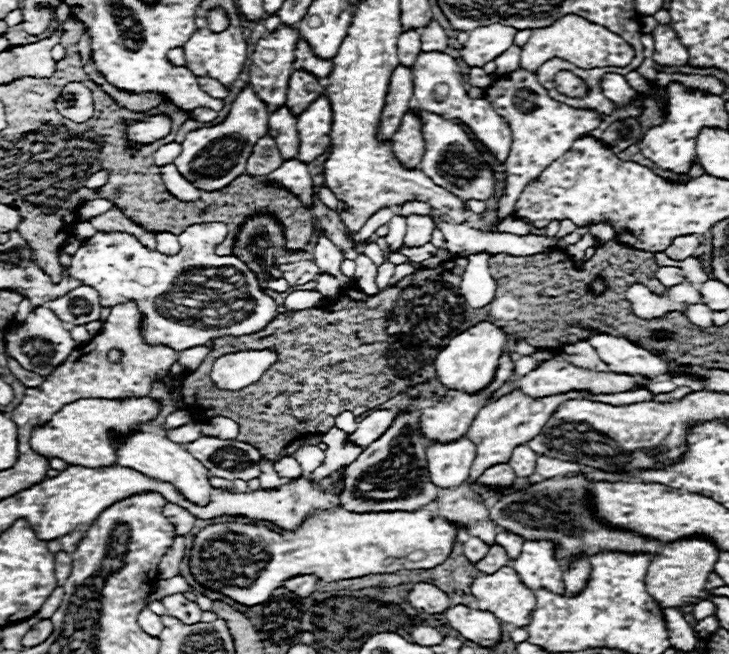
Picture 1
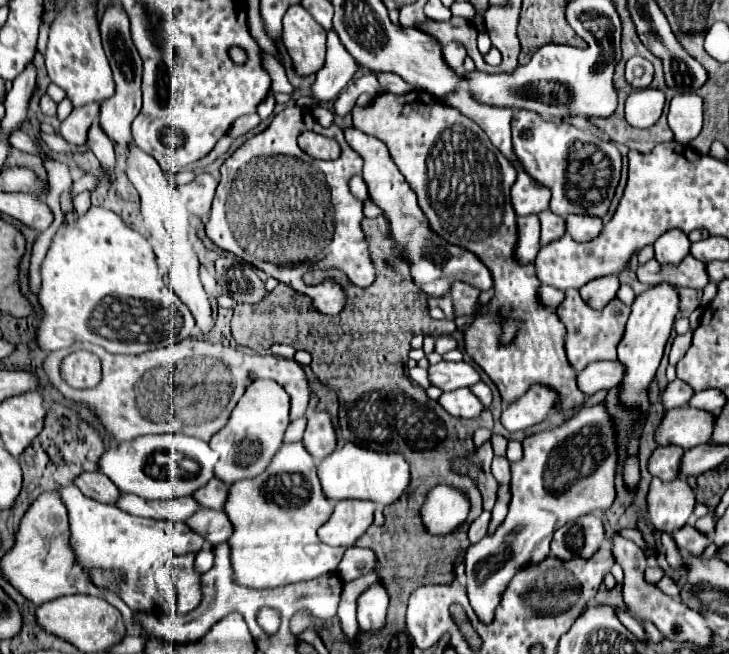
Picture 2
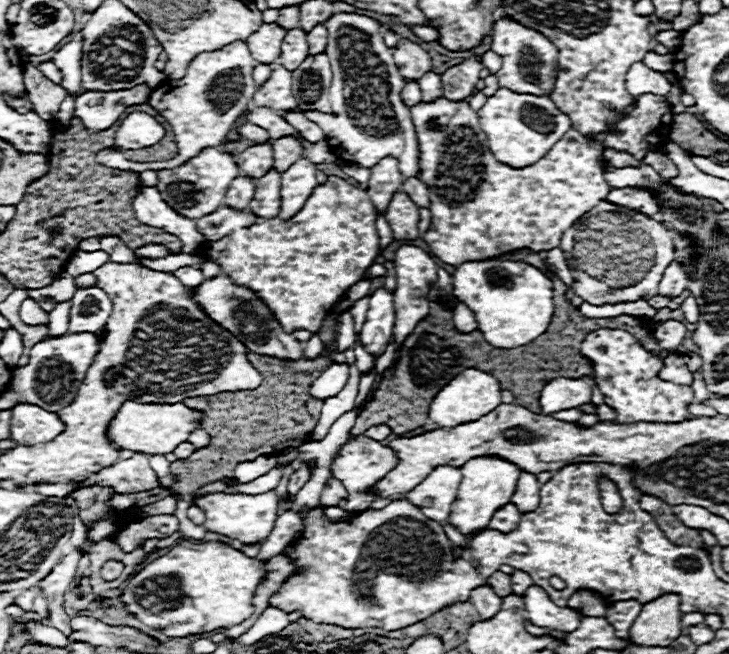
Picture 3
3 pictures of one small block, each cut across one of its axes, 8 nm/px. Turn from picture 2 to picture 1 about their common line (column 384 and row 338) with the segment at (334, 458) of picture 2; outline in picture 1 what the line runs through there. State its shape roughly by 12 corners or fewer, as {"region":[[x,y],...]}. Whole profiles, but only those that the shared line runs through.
{"region":[[492,322],[454,336],[436,376],[480,392],[498,370],[506,334]]}

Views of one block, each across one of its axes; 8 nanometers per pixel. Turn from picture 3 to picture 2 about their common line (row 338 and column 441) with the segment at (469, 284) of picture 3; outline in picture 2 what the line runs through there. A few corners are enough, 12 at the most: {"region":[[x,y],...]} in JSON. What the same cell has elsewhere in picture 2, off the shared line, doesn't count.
{"region":[[434,486],[422,506],[430,534],[450,534],[468,516],[462,490]]}

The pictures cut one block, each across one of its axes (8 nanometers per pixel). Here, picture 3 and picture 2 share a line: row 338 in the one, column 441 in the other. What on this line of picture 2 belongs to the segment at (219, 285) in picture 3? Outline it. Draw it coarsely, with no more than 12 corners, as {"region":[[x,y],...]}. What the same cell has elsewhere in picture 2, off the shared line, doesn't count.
{"region":[[346,128],[370,198],[388,216],[412,278],[430,296],[488,268],[430,230],[384,142]]}

